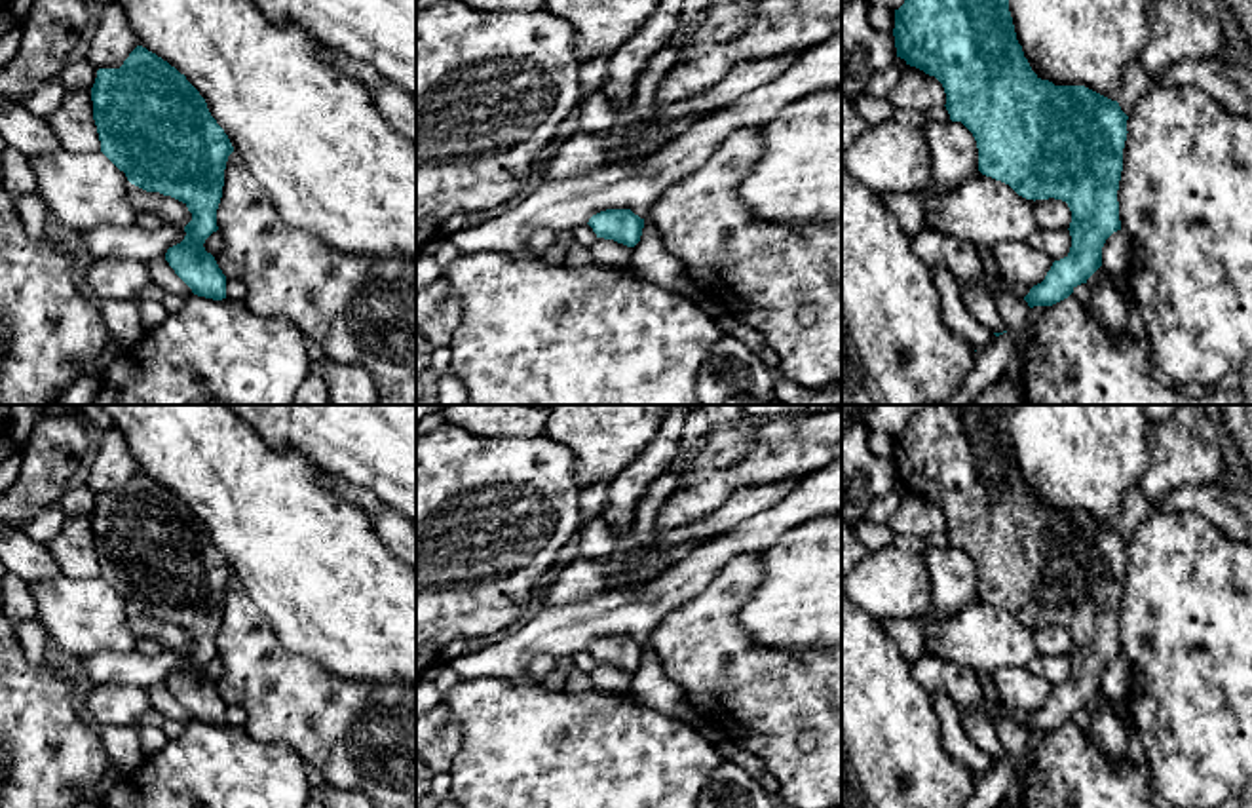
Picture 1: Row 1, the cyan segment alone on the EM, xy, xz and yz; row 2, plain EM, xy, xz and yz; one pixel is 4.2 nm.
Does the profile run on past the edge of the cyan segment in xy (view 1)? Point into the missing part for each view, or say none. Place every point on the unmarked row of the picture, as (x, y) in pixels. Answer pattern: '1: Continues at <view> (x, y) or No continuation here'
1: No continuation here

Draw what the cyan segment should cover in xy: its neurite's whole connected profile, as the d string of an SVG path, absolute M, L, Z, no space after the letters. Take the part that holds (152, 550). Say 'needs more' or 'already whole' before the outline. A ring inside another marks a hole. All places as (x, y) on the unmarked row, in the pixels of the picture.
already whole; M137 471L120 494L97 496L91 527L101 578L125 599L131 610L171 622L192 639L192 646L184 652L184 665L165 679L169 692L194 721L226 724L226 702L203 669L218 656L217 635L234 572L211 542L205 525L175 492Z

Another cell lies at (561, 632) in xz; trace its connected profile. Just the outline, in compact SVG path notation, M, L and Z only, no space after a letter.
M842 462L804 477L777 506L707 540L644 586L606 591L583 605L543 608L507 639L464 652L456 665L471 679L524 683L538 654L572 656L606 635L631 635L646 644L655 624L697 595L728 561L762 555L788 530L832 513L842 513Z

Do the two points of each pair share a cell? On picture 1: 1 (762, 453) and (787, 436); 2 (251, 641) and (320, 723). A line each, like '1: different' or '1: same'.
1: same
2: same

